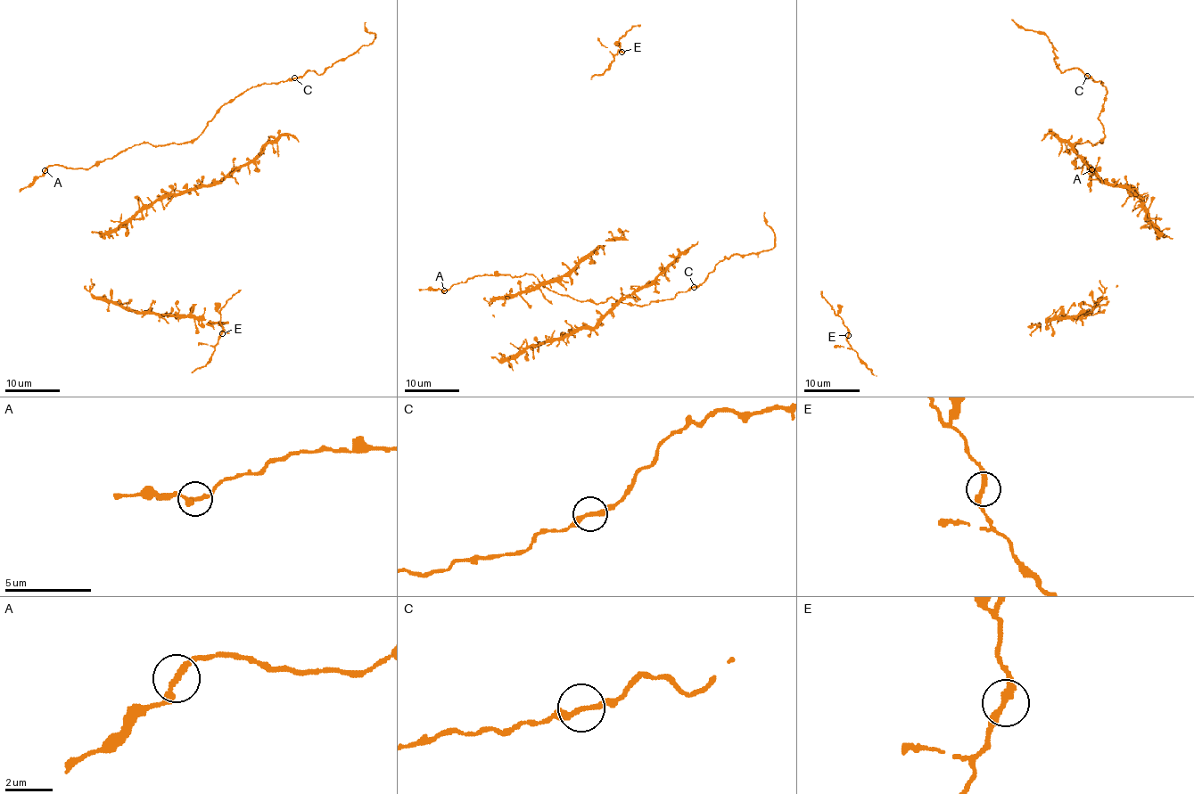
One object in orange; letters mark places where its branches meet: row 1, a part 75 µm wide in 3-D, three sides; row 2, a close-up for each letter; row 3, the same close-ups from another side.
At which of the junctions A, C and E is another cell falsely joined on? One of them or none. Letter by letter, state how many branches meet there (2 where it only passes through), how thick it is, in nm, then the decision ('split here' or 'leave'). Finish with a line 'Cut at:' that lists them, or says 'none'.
A: 2 | 240 nm | leave
C: 2 | 240 nm | split here
E: 2 | 240 nm | leave
Cut at: C

